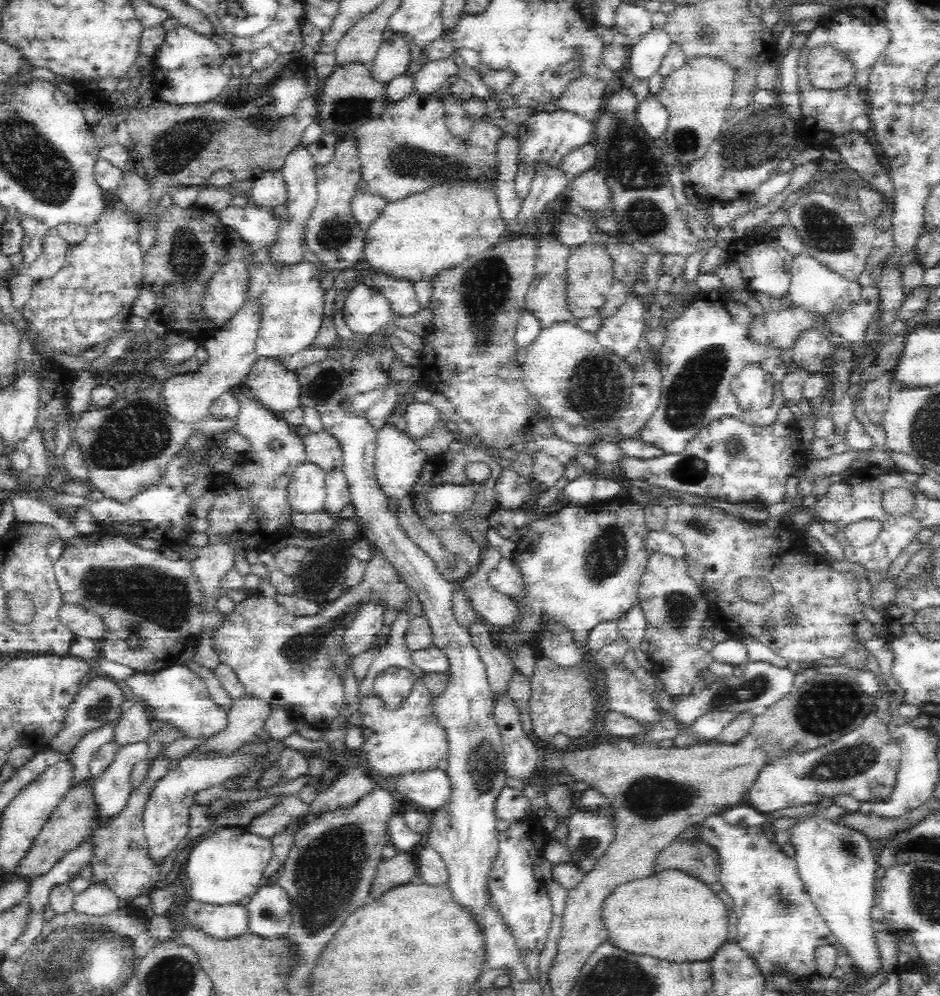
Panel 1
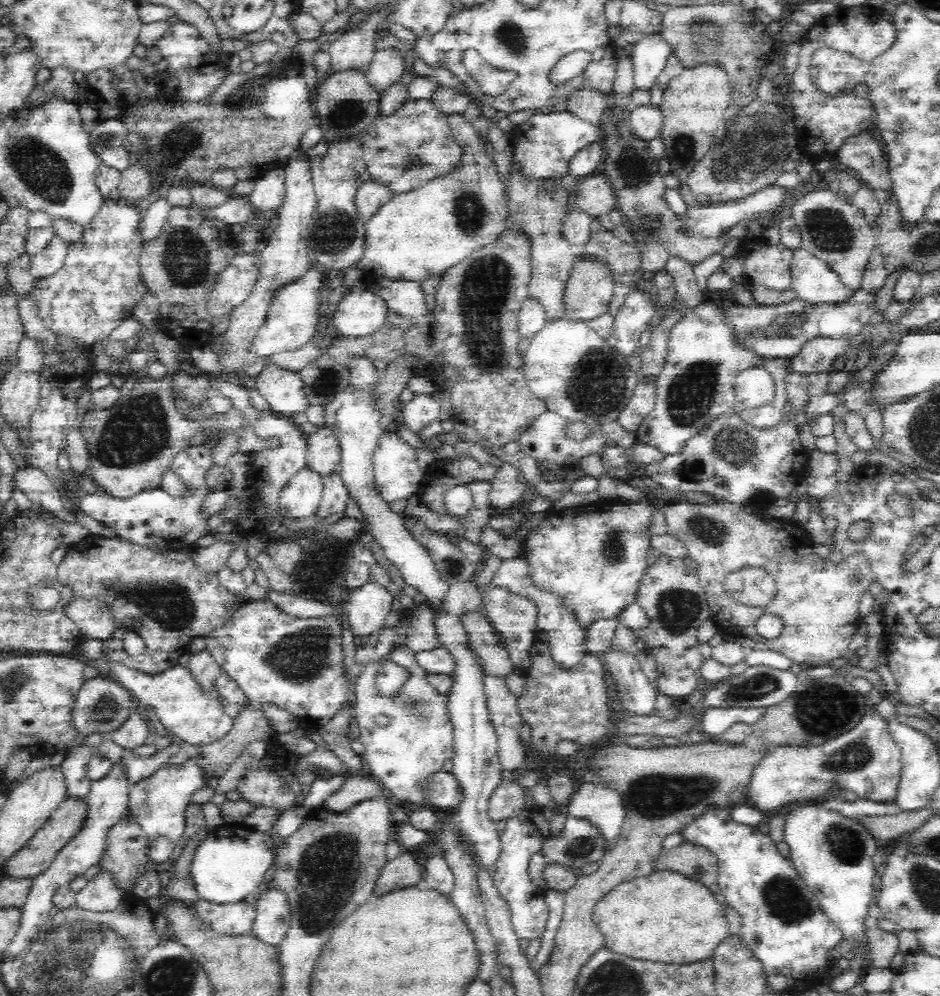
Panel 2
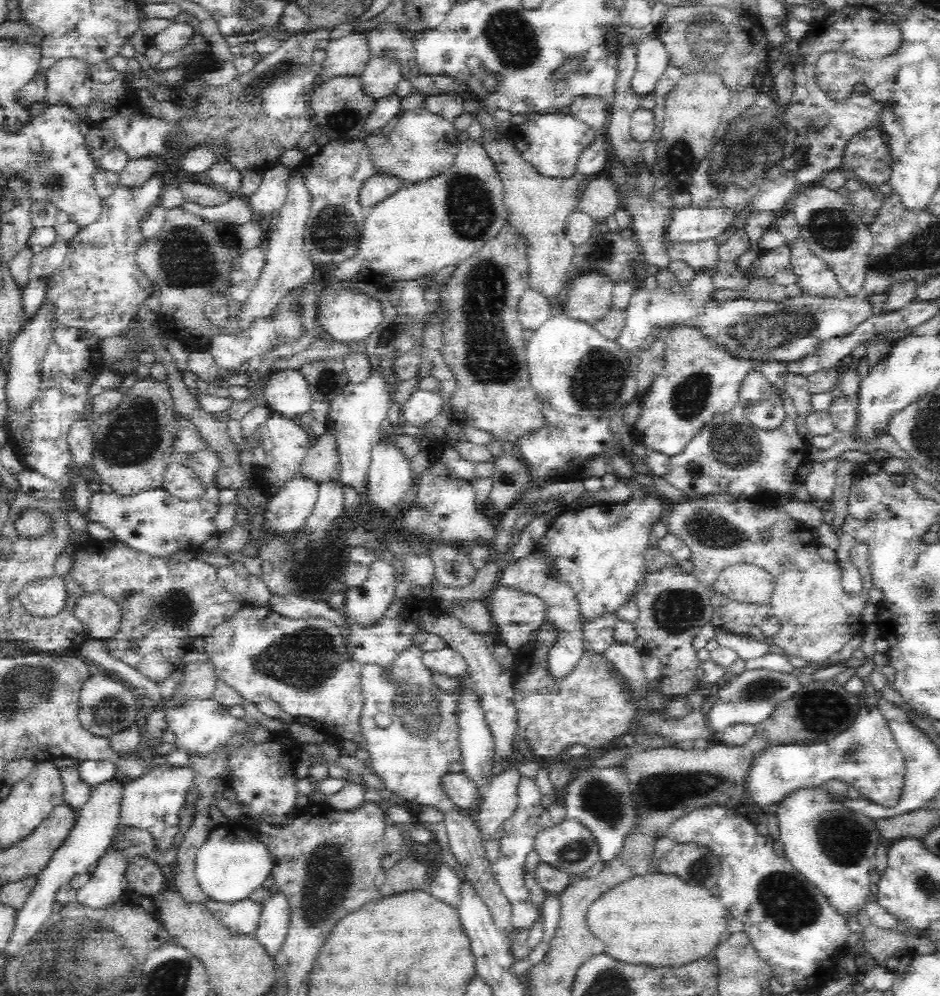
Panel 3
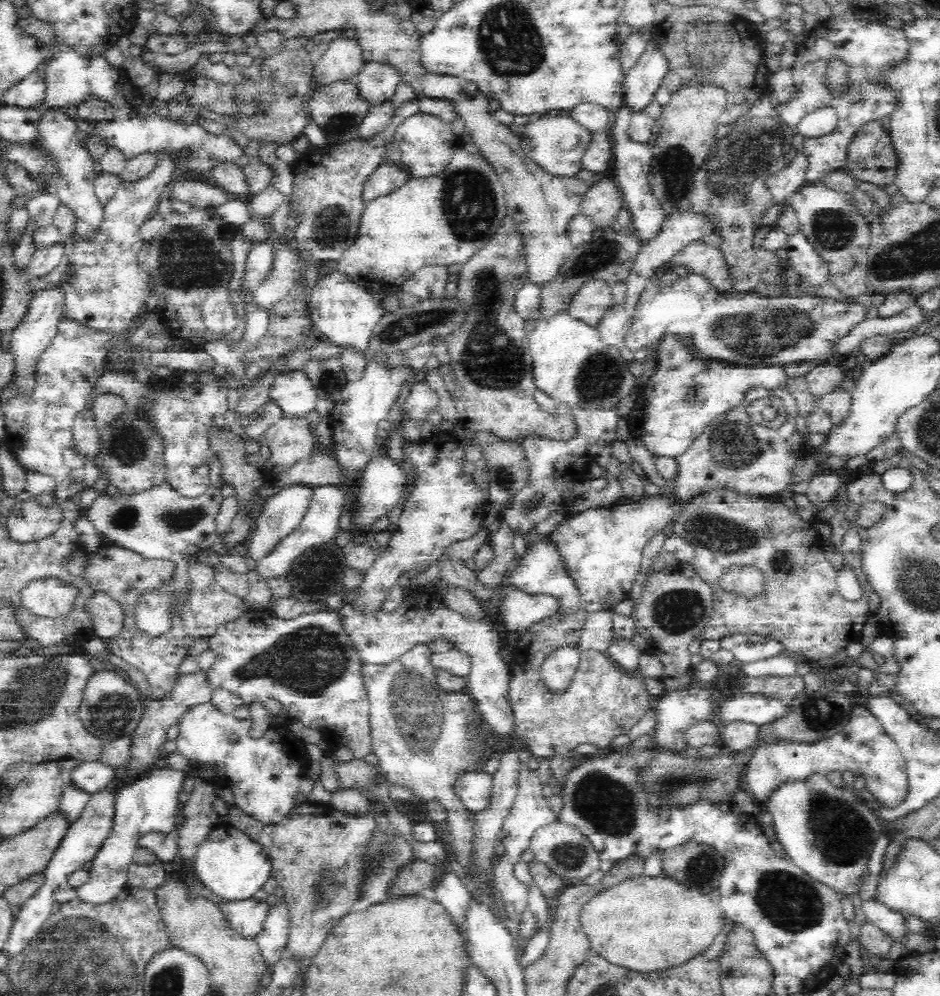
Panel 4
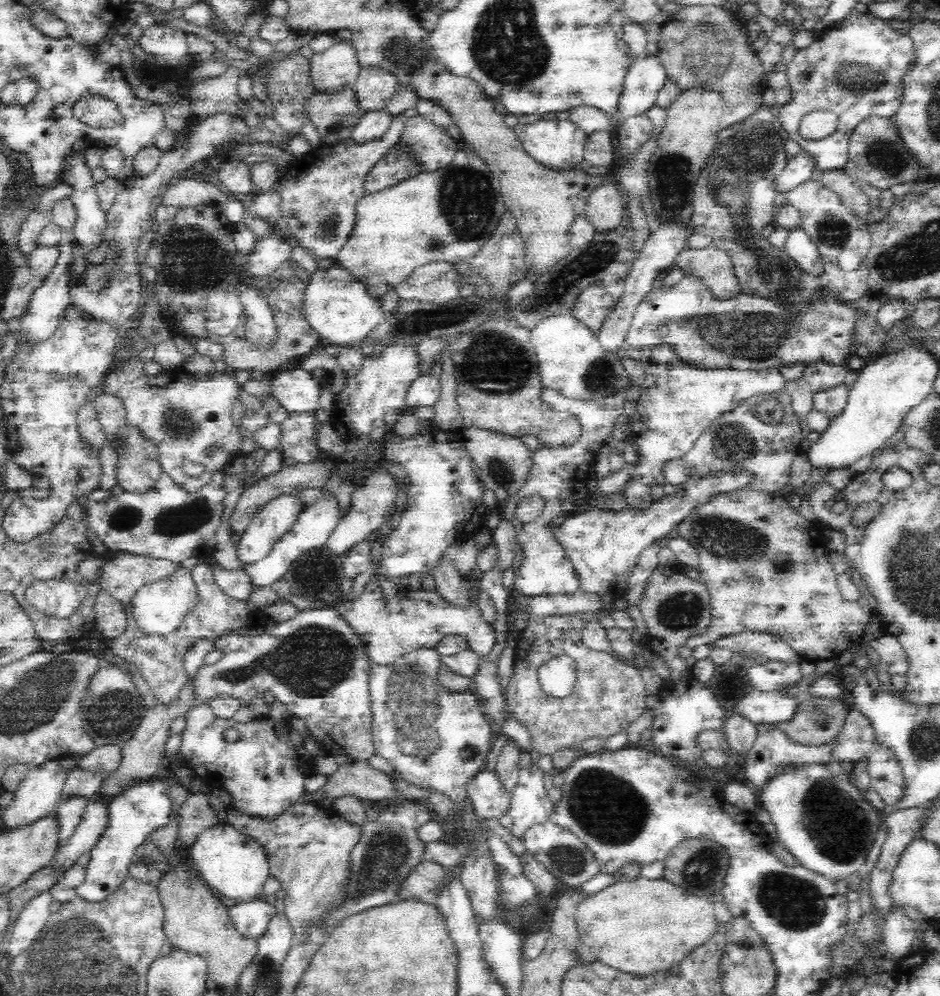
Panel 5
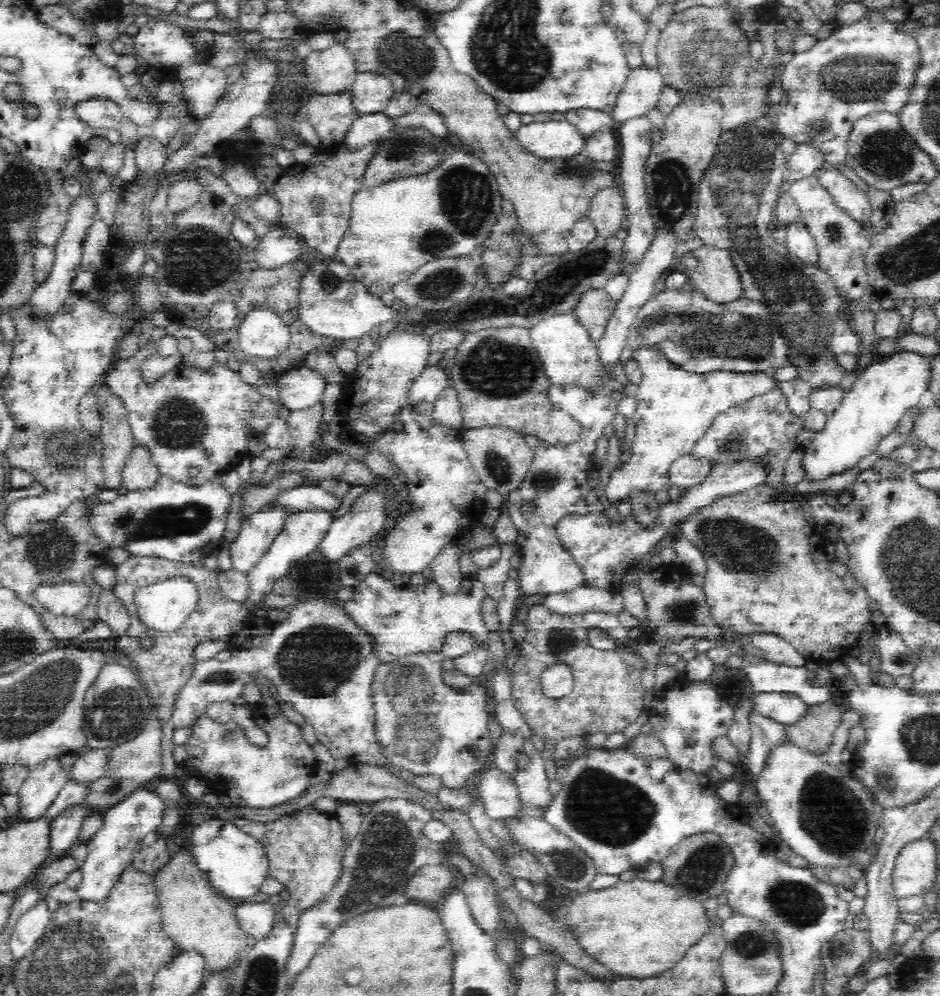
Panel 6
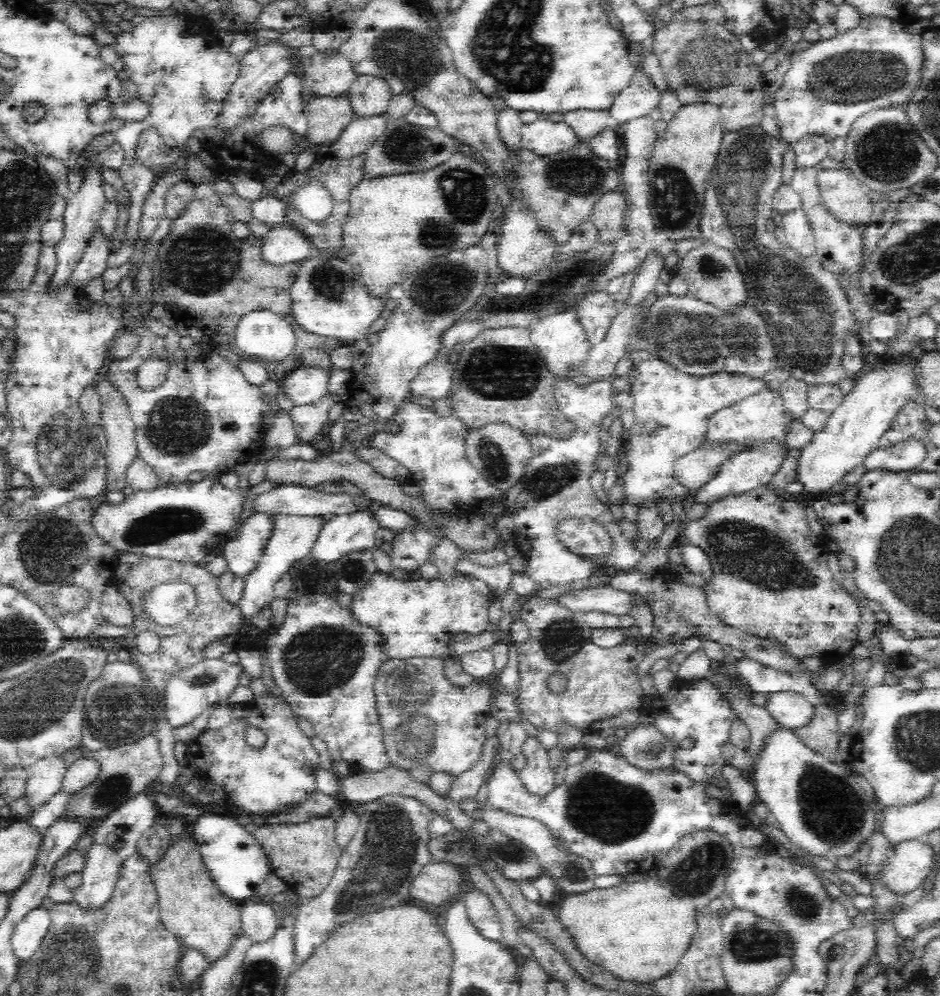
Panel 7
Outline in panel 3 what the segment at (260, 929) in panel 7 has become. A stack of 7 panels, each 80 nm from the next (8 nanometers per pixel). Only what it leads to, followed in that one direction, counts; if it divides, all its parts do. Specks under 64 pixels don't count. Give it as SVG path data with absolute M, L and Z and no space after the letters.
M210 899L204 903L214 911L222 925L228 927L232 933L241 935L253 935L256 932L258 920L264 910L262 903L258 904L250 899L233 903L216 902Z

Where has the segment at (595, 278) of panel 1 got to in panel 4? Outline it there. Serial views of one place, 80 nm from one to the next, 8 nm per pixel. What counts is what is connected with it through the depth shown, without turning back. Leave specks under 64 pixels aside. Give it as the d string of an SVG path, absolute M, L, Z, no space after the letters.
M590 280L572 297L569 312L572 318L596 328L613 307L611 288L602 280Z

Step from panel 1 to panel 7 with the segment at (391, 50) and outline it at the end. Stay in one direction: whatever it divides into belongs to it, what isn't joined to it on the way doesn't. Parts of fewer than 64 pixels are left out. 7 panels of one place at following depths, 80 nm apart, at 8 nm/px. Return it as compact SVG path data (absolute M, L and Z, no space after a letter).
M358 75L347 95L355 116L366 118L386 113L393 94L384 80L376 76Z

